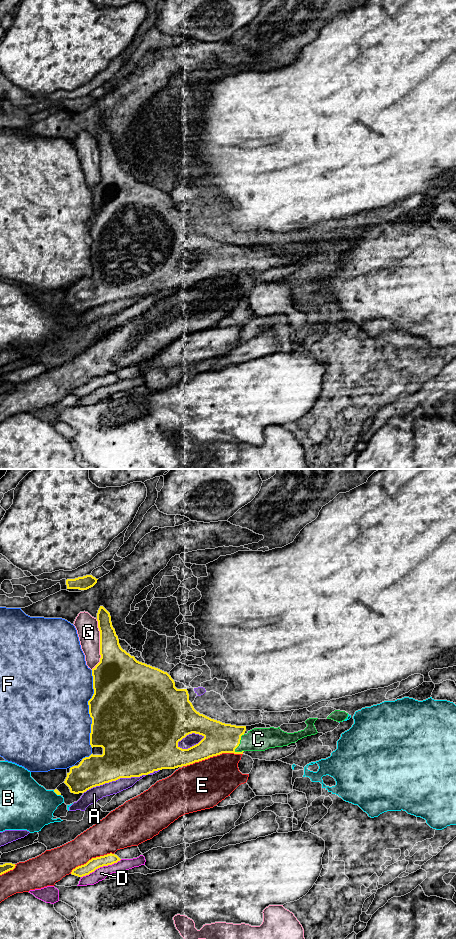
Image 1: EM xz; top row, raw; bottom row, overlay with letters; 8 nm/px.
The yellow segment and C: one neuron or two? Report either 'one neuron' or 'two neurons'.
one neuron

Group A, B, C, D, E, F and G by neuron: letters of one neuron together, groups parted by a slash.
A / B / C / D / E / F / G

